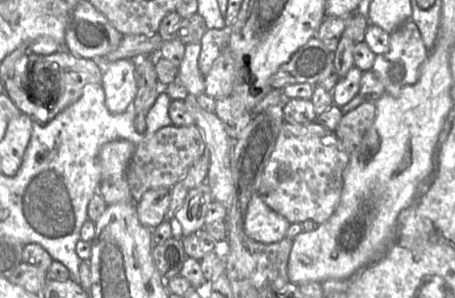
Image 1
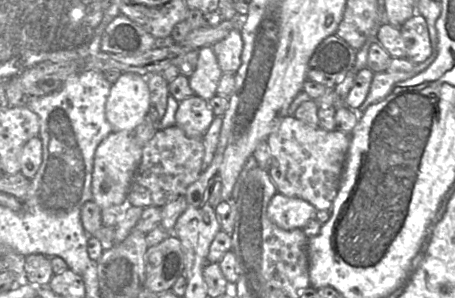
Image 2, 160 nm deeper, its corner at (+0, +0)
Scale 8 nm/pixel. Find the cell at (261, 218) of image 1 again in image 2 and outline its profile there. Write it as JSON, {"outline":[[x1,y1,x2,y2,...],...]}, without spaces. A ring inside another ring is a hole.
{"outline":[[278,192,271,199,267,210,269,219,283,230,302,229,309,221,316,219,317,212,318,210,309,202]]}

